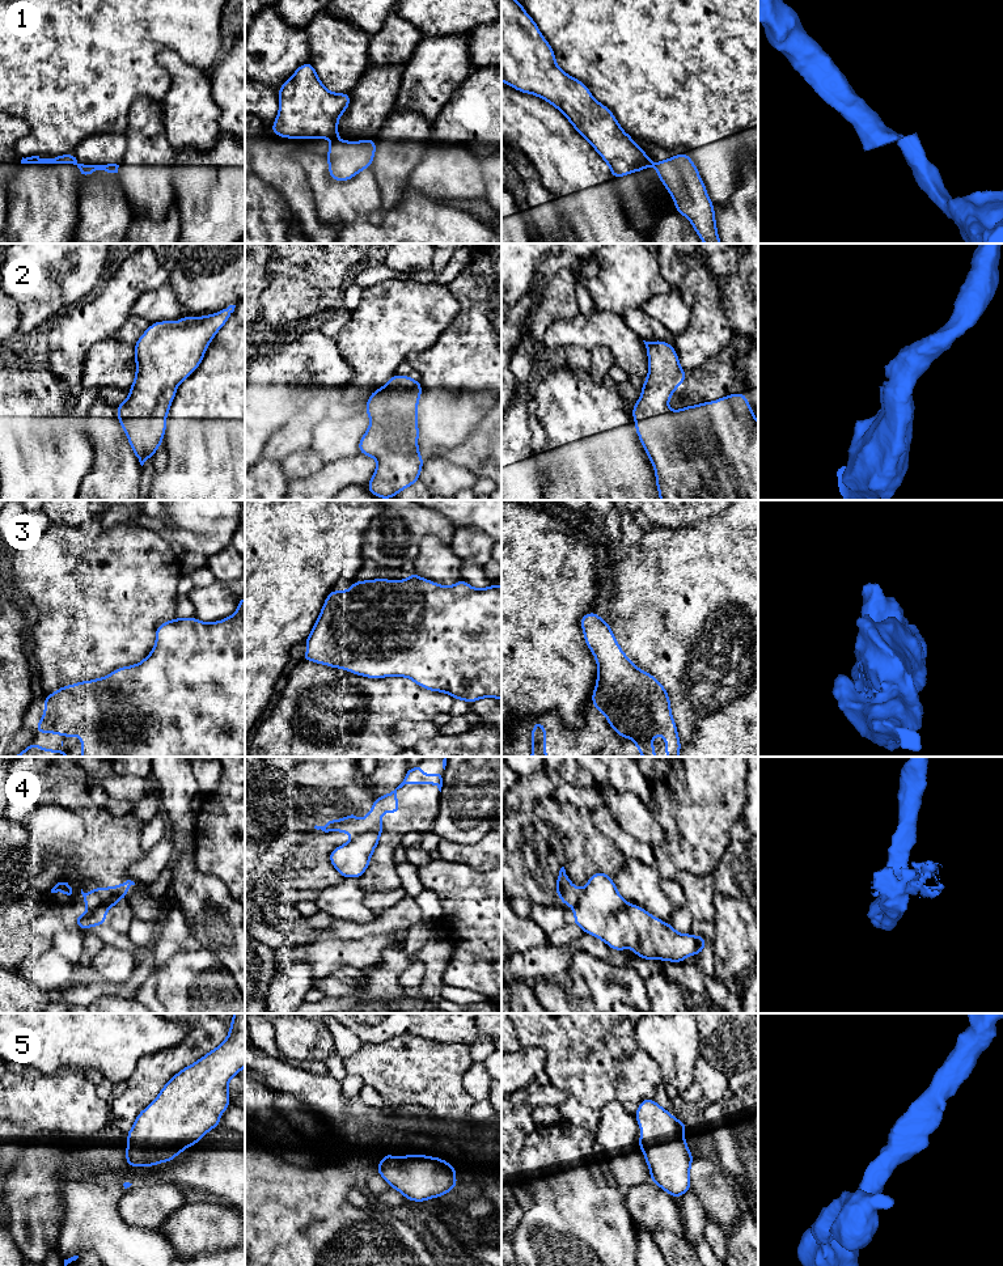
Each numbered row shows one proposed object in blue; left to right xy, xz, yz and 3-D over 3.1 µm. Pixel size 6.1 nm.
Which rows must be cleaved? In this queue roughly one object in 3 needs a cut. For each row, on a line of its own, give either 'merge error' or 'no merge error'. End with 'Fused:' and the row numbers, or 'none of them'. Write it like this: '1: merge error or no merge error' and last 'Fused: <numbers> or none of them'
1: merge error
2: no merge error
3: no merge error
4: merge error
5: no merge error
Fused: 1, 4

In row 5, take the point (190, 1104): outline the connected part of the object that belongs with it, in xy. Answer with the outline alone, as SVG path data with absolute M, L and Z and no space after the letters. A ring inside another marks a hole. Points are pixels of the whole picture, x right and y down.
M234 1013L227 1040L195 1063L175 1074L158 1096L141 1110L126 1134L126 1164L155 1167L172 1161L206 1132L220 1126L220 1115L230 1104L229 1080L245 1067L245 1013Z

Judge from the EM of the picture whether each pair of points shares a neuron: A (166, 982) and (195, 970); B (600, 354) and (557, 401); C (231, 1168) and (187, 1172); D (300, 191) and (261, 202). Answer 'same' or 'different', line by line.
A: same
B: different
C: same
D: different

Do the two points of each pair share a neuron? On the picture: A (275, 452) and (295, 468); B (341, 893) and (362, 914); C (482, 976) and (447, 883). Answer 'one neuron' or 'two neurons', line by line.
A: two neurons
B: one neuron
C: one neuron

